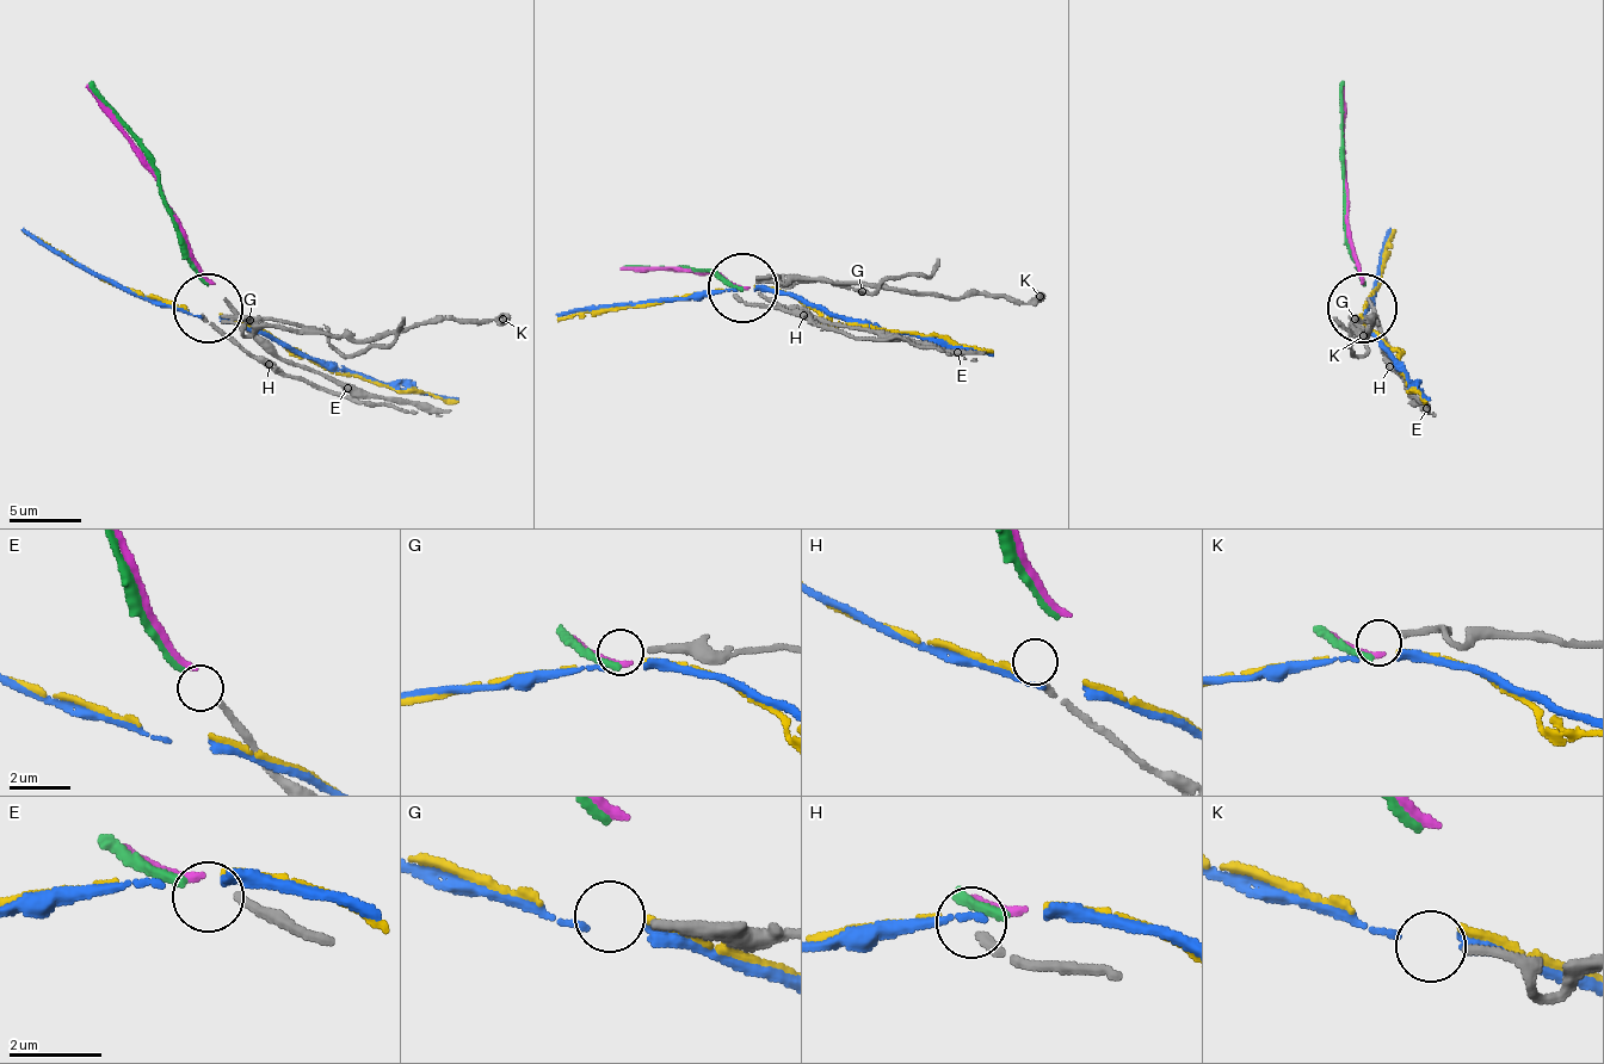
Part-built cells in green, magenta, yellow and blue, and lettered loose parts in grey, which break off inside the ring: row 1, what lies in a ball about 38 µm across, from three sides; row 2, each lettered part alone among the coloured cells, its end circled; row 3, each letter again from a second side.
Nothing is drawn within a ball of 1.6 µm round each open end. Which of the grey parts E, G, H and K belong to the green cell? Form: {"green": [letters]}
{"green": []}

